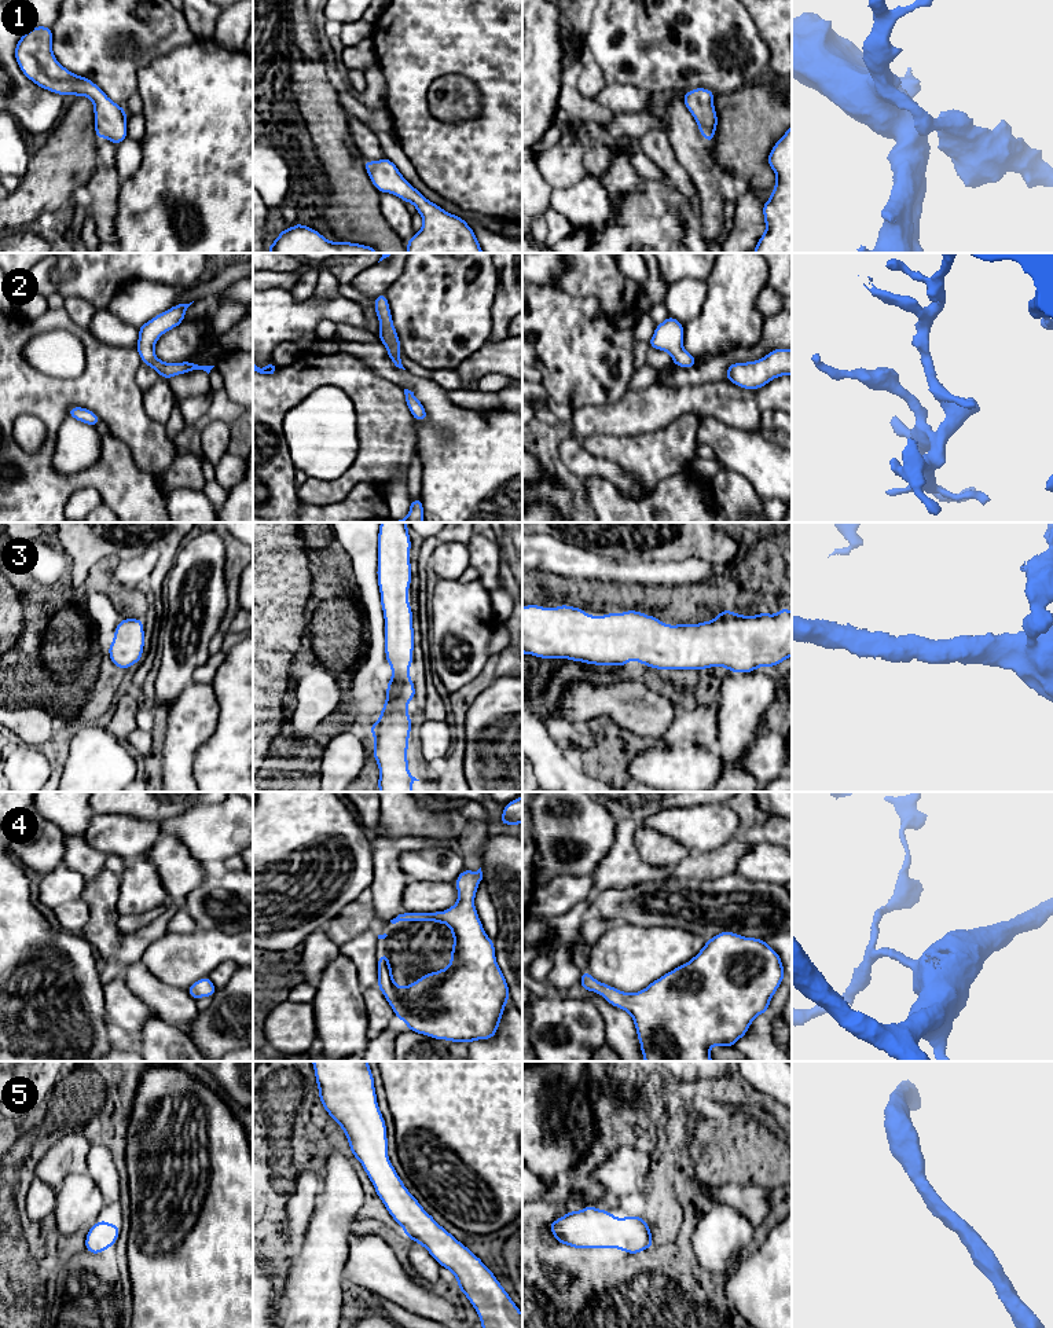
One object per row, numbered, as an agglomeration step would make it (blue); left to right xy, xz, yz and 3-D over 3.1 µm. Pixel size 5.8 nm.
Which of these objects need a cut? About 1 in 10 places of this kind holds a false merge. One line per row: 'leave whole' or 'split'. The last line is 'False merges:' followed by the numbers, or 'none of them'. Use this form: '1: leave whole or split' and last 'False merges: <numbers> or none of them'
1: leave whole
2: leave whole
3: leave whole
4: leave whole
5: leave whole
False merges: none of them

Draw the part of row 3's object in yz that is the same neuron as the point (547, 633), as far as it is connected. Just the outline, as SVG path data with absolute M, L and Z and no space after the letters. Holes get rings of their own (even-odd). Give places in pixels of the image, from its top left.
M559 605L522 608L522 653L539 659L562 659L594 665L624 665L631 660L656 669L707 669L724 667L730 672L753 672L759 667L774 667L792 657L792 612L785 606L777 613L748 617L722 610L711 621L669 626L656 616L625 610L605 613L601 619L580 608Z

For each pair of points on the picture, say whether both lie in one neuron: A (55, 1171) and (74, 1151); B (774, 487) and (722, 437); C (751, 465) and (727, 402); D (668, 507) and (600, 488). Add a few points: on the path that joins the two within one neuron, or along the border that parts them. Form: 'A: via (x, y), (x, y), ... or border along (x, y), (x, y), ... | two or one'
A: via (59, 1166), (69, 1156) | one
B: via (762, 474), (734, 448) | one
C: border along (707, 417), (715, 417), (729, 425), (756, 432) | two
D: via (652, 506), (619, 507), (616, 505) | one

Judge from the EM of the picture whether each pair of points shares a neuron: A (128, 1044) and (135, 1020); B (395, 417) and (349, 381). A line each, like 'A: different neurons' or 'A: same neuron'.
A: different neurons
B: same neuron

